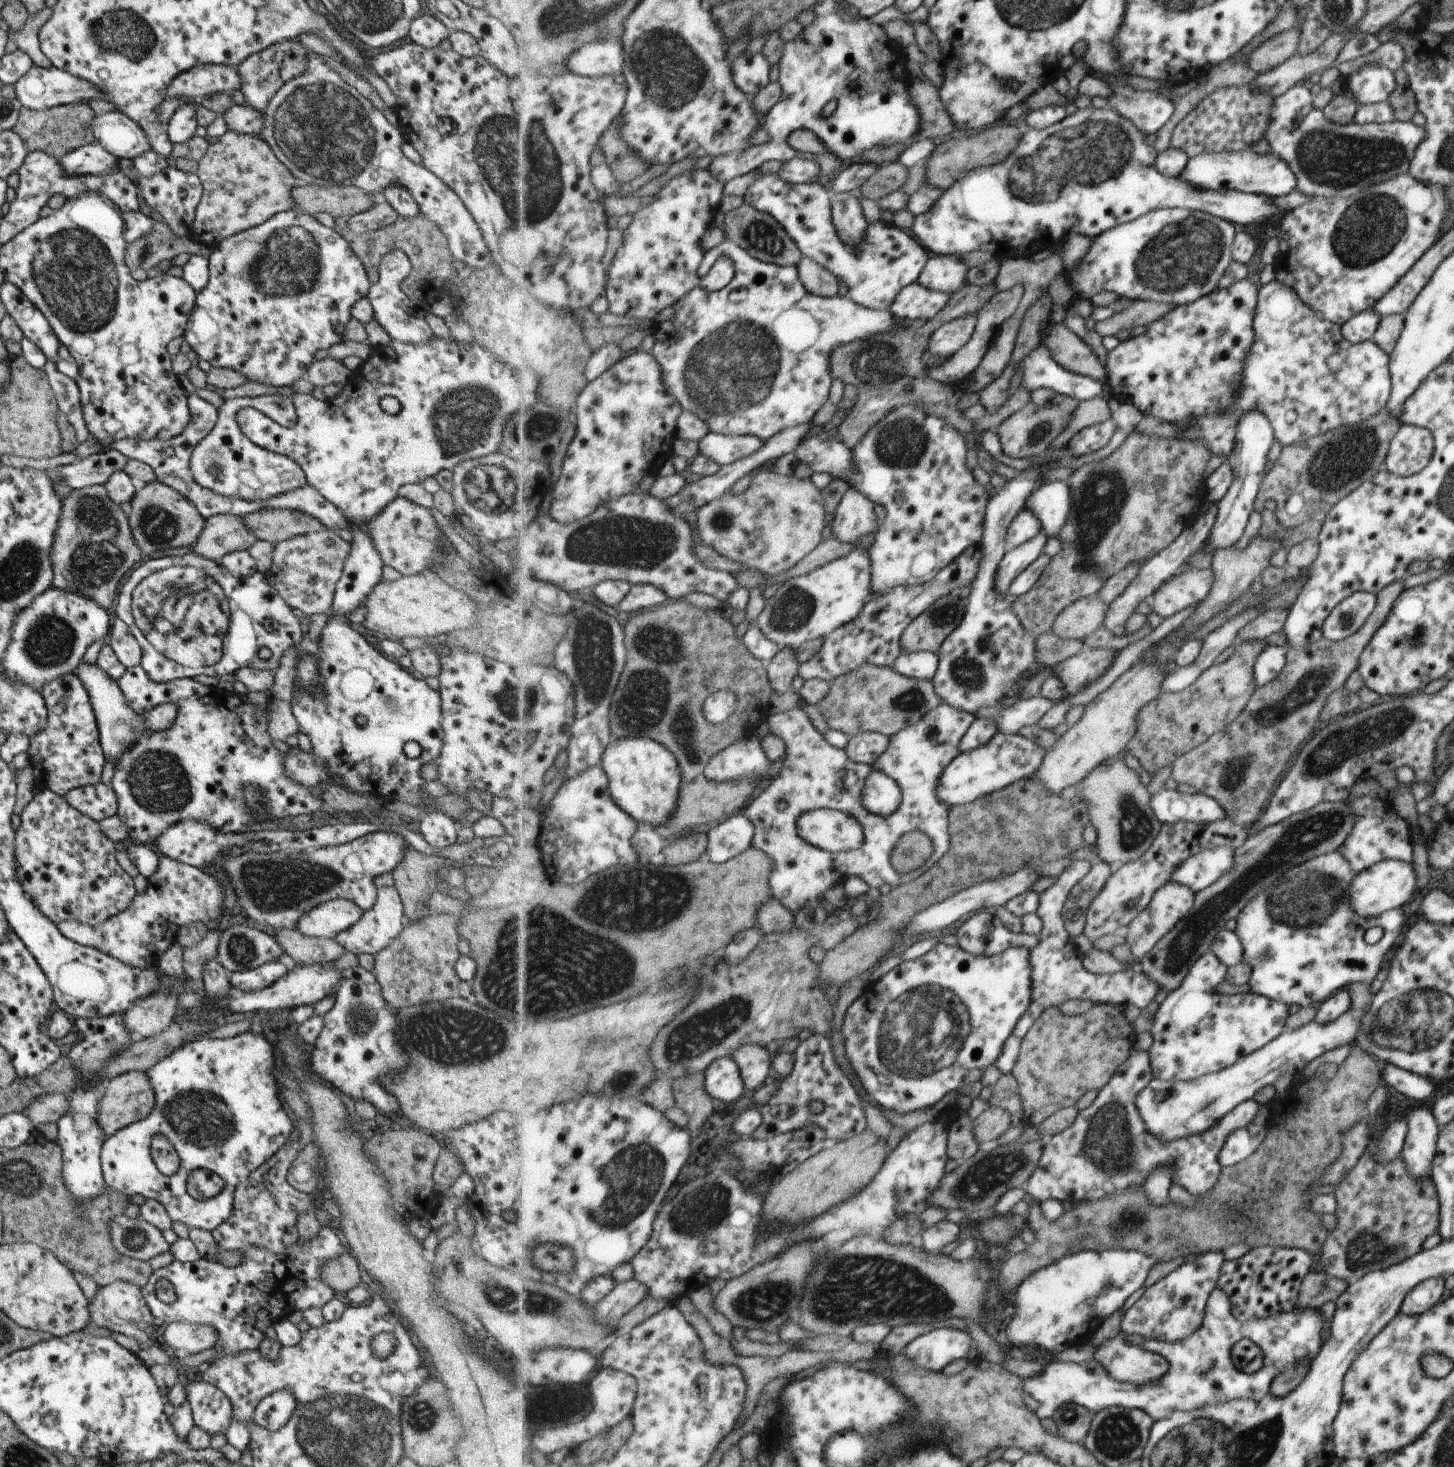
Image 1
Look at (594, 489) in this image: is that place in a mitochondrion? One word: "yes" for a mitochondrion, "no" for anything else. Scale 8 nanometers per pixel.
no

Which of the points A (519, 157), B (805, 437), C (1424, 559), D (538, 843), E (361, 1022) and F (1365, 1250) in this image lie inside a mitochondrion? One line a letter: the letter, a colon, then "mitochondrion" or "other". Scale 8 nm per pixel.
A: mitochondrion
B: other
C: other
D: other
E: mitochondrion
F: mitochondrion

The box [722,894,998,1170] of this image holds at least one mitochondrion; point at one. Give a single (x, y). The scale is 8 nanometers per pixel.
(924, 1030)

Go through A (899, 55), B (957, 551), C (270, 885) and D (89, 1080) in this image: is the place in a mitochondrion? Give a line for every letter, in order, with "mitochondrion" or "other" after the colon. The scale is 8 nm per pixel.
A: other
B: other
C: mitochondrion
D: mitochondrion

